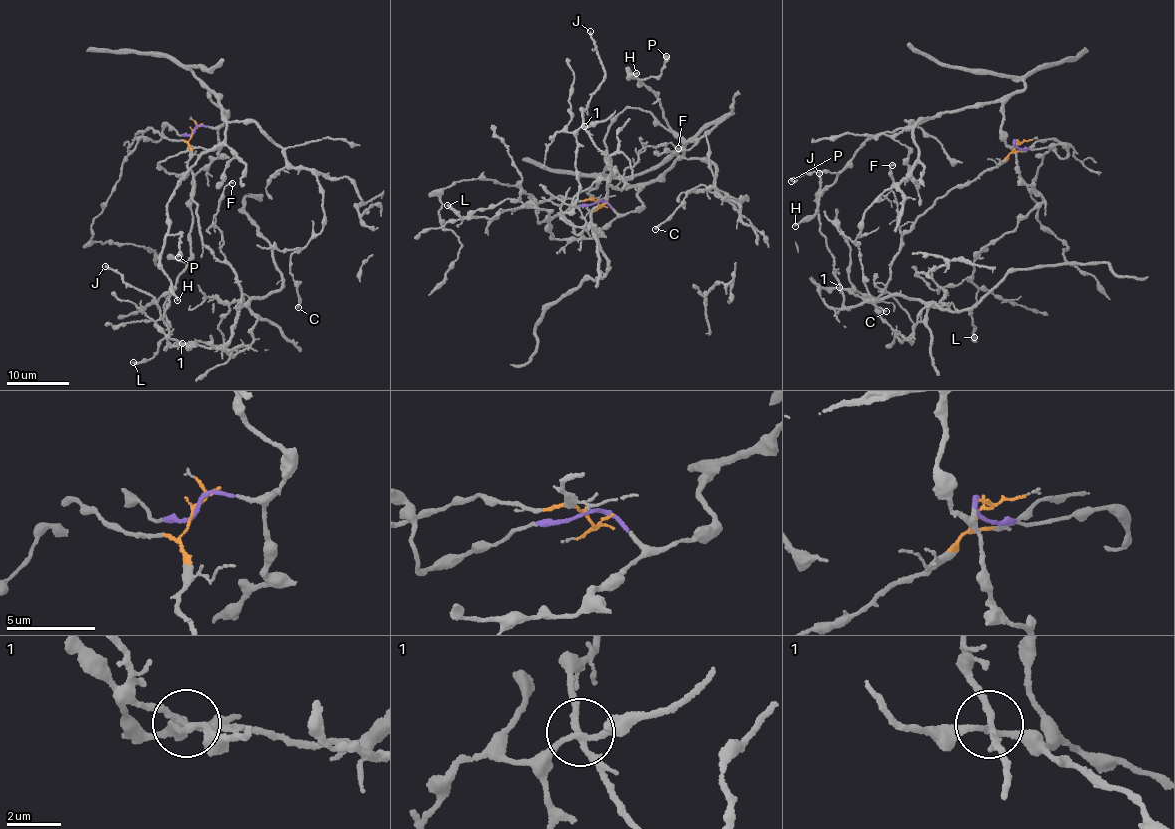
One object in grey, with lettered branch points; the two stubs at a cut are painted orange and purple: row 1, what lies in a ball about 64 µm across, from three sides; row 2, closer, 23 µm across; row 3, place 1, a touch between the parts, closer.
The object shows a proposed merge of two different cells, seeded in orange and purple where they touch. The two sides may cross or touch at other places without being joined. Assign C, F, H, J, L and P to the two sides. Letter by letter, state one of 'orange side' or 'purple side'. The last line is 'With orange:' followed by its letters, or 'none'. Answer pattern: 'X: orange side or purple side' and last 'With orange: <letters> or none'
C: purple side
F: orange side
H: purple side
J: orange side
L: purple side
P: purple side
With orange: F, J

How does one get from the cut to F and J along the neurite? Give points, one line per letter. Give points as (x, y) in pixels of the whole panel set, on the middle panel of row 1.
F: (597, 201), (589, 193), (608, 165), (623, 176), (648, 146), (669, 142), (678, 148)
J: (597, 201), (589, 193), (608, 165), (625, 183), (610, 186), (607, 158), (583, 121), (605, 77), (590, 32)

